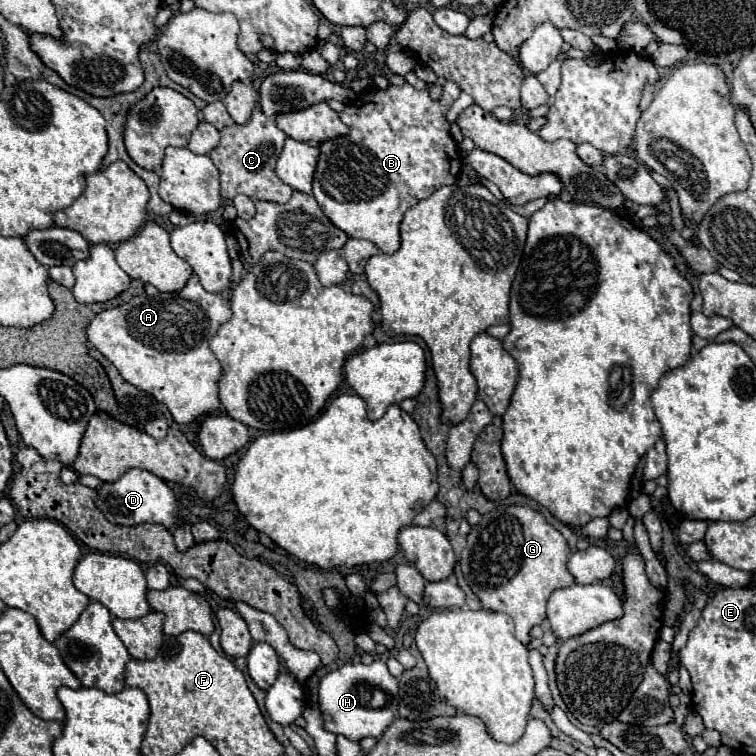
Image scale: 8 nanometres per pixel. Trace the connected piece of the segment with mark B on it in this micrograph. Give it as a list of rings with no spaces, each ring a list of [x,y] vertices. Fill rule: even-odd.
[[[446,81],[446,83],[442,85],[442,97],[440,97],[440,99],[432,99],[432,97],[430,97],[428,85],[426,85],[422,91],[414,89],[410,83],[404,83],[404,85],[400,85],[400,87],[388,85],[386,89],[370,89],[370,91],[362,93],[362,95],[358,95],[352,103],[348,103],[348,105],[344,107],[344,111],[338,113],[340,119],[342,119],[342,123],[346,123],[350,131],[348,131],[346,135],[342,135],[342,137],[334,137],[334,139],[328,139],[328,141],[320,143],[320,159],[318,159],[318,167],[316,167],[316,173],[314,173],[314,197],[316,197],[318,205],[322,207],[322,211],[326,213],[326,217],[328,217],[338,229],[342,229],[348,237],[372,241],[382,253],[388,253],[388,255],[390,255],[390,253],[396,253],[396,251],[398,251],[398,247],[400,247],[400,229],[398,229],[398,227],[400,227],[400,221],[402,221],[406,209],[410,209],[410,207],[412,207],[414,203],[418,203],[420,199],[428,197],[428,195],[430,195],[434,189],[438,189],[440,185],[452,185],[452,183],[456,183],[456,179],[460,177],[462,157],[460,157],[460,149],[458,149],[456,141],[454,141],[452,135],[450,135],[450,123],[446,121],[446,113],[448,113],[448,109],[450,109],[450,105],[458,99],[458,95],[460,95],[460,87],[454,85],[454,81]]]

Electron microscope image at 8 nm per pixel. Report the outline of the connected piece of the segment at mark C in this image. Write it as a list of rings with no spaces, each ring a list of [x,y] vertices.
[[[256,109],[246,125],[232,125],[222,129],[220,143],[210,153],[210,159],[220,171],[220,195],[224,199],[234,199],[238,193],[244,193],[252,201],[290,201],[294,189],[290,189],[290,185],[284,185],[274,173],[276,161],[284,147],[284,139],[286,133],[280,131],[276,123],[262,113],[262,109]]]

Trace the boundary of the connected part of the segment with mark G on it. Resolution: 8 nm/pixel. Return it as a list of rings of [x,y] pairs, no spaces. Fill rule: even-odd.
[[[508,505],[508,507],[496,507],[482,515],[480,523],[472,527],[466,539],[466,547],[460,553],[460,569],[472,591],[480,597],[484,603],[484,609],[506,613],[516,623],[516,639],[522,643],[530,641],[530,629],[534,625],[540,625],[546,619],[546,601],[556,589],[570,587],[574,583],[574,577],[570,575],[566,563],[568,563],[568,543],[560,531],[556,531],[542,513],[534,511],[528,505]]]

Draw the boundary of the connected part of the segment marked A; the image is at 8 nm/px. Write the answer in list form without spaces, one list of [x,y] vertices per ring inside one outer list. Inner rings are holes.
[[[192,275],[178,293],[132,297],[120,307],[98,313],[88,325],[88,341],[114,363],[128,383],[164,403],[176,423],[188,425],[220,409],[218,381],[222,377],[222,365],[208,343],[210,327],[214,337],[218,327],[230,317],[228,299],[220,293],[204,291],[198,277]]]

